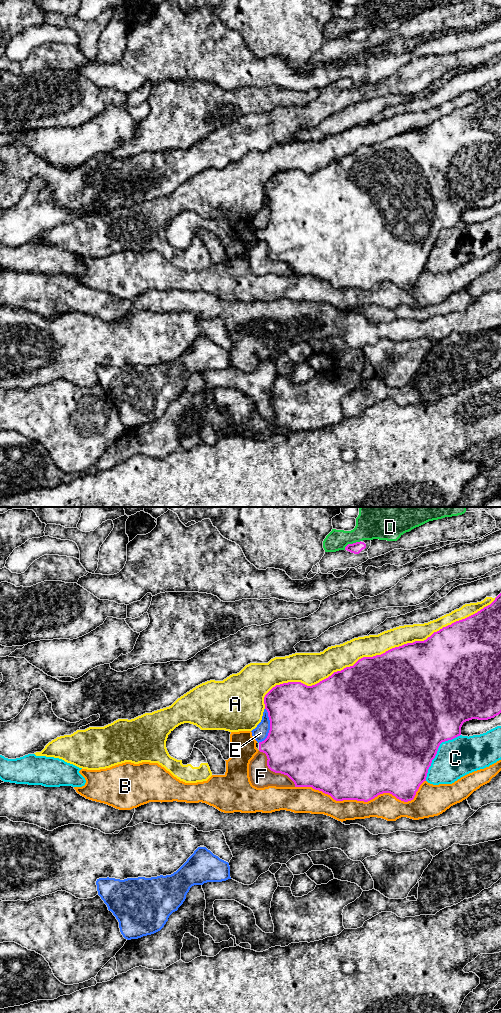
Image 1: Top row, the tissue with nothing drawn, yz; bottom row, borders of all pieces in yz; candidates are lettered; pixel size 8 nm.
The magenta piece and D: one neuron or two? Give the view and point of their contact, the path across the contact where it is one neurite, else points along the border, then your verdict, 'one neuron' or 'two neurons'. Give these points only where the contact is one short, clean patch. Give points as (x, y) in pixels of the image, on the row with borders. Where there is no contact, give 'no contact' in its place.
meets magenta in yz at (351, 544); border along yz (360, 540), (349, 543), (344, 549); two neurons

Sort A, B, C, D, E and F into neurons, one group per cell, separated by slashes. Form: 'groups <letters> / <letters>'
groups A / B / C / D / E / F

